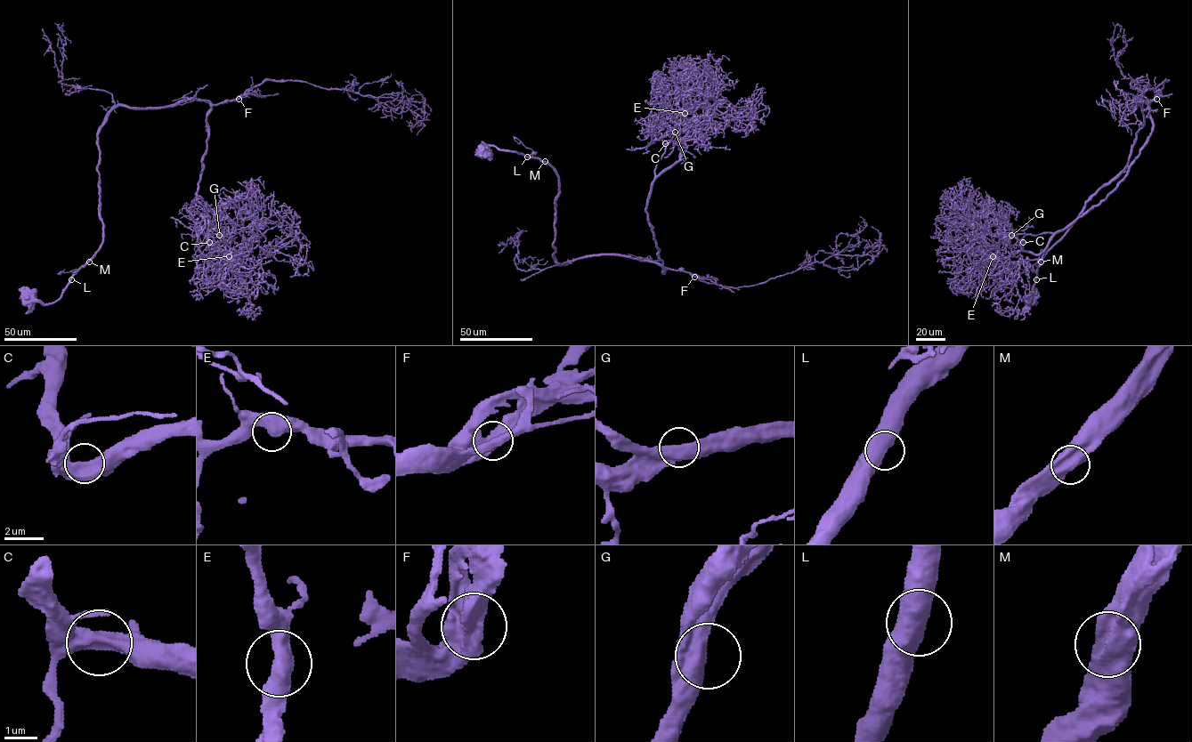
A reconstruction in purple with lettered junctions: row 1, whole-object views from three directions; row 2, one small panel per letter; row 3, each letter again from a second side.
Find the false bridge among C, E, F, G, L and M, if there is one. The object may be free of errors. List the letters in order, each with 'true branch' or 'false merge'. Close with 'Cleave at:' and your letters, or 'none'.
C: true branch
E: true branch
F: true branch
G: true branch
L: true branch
M: true branch
Cleave at: none

